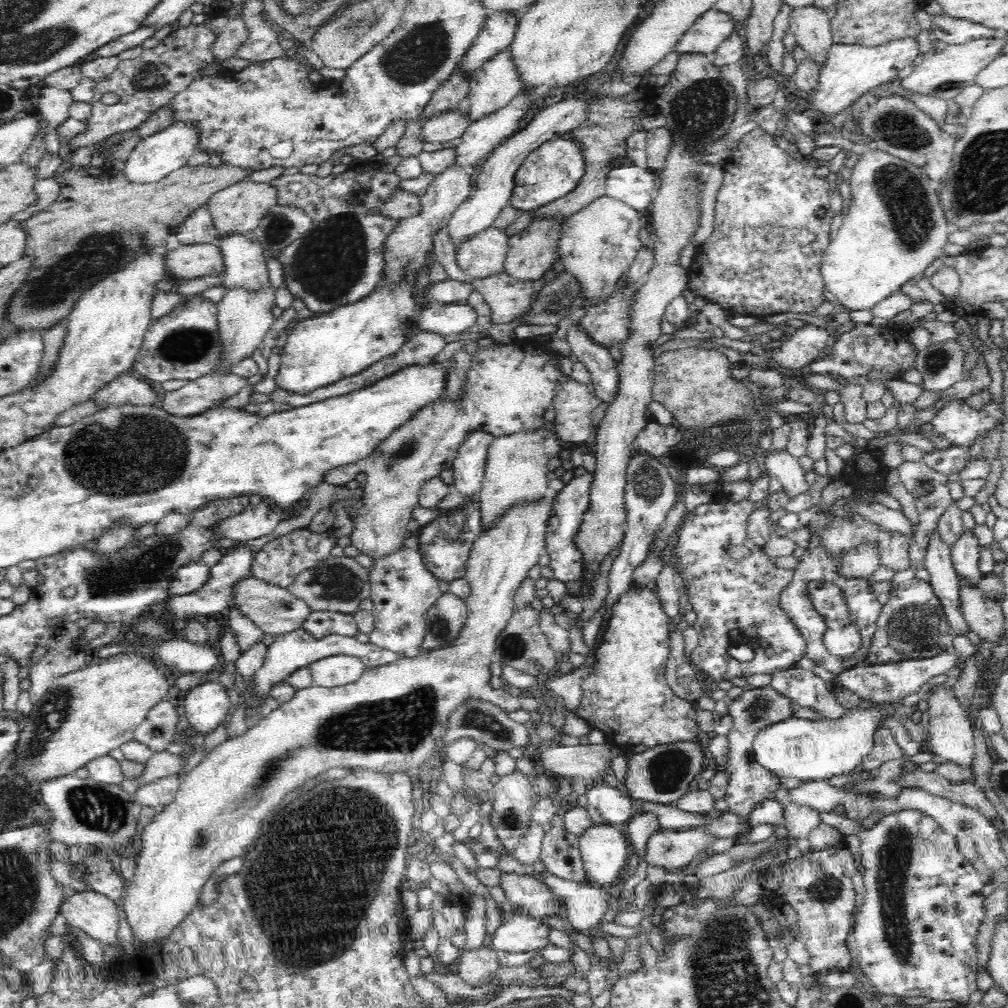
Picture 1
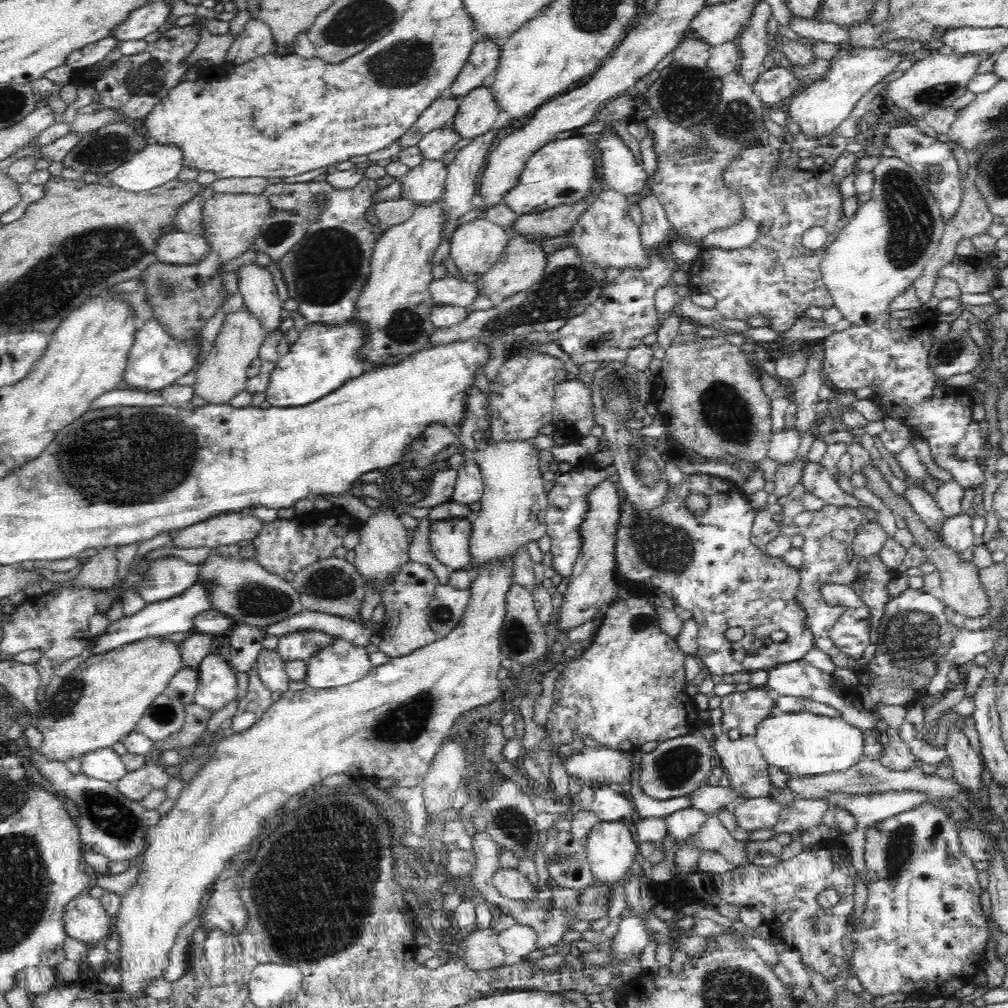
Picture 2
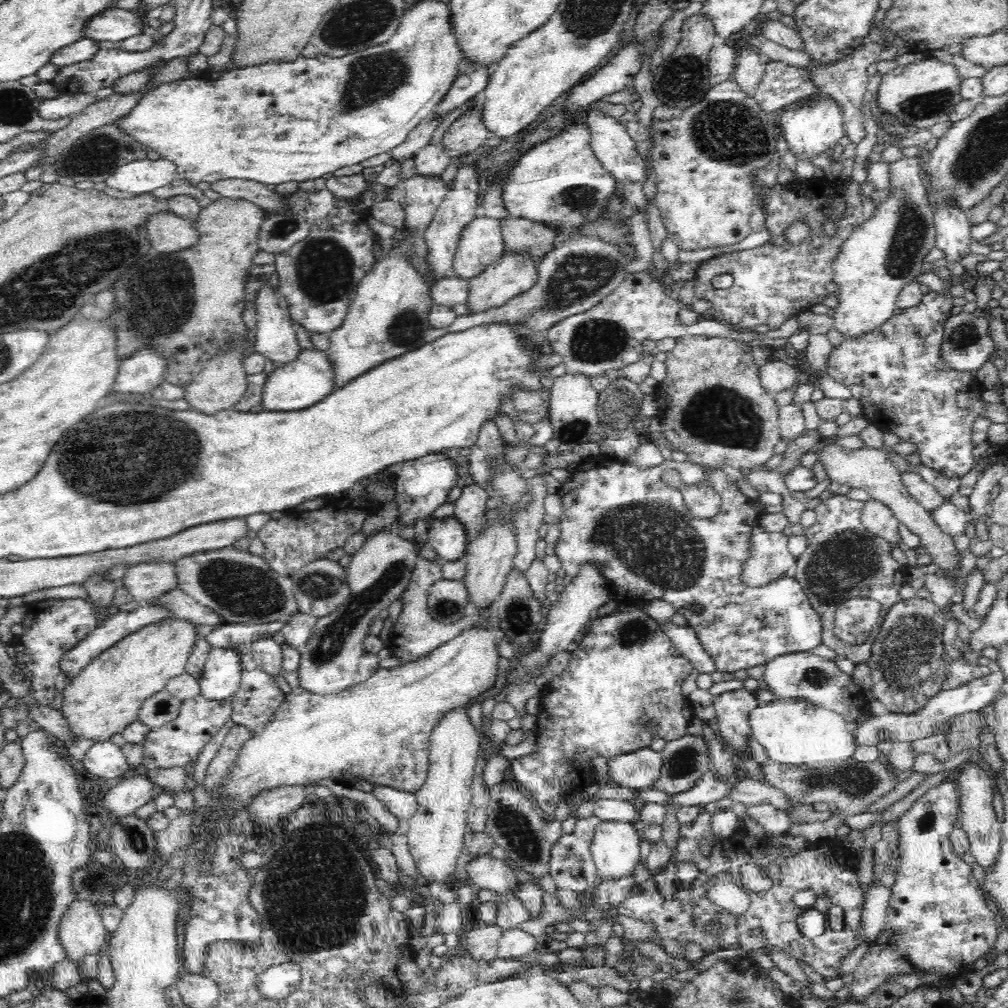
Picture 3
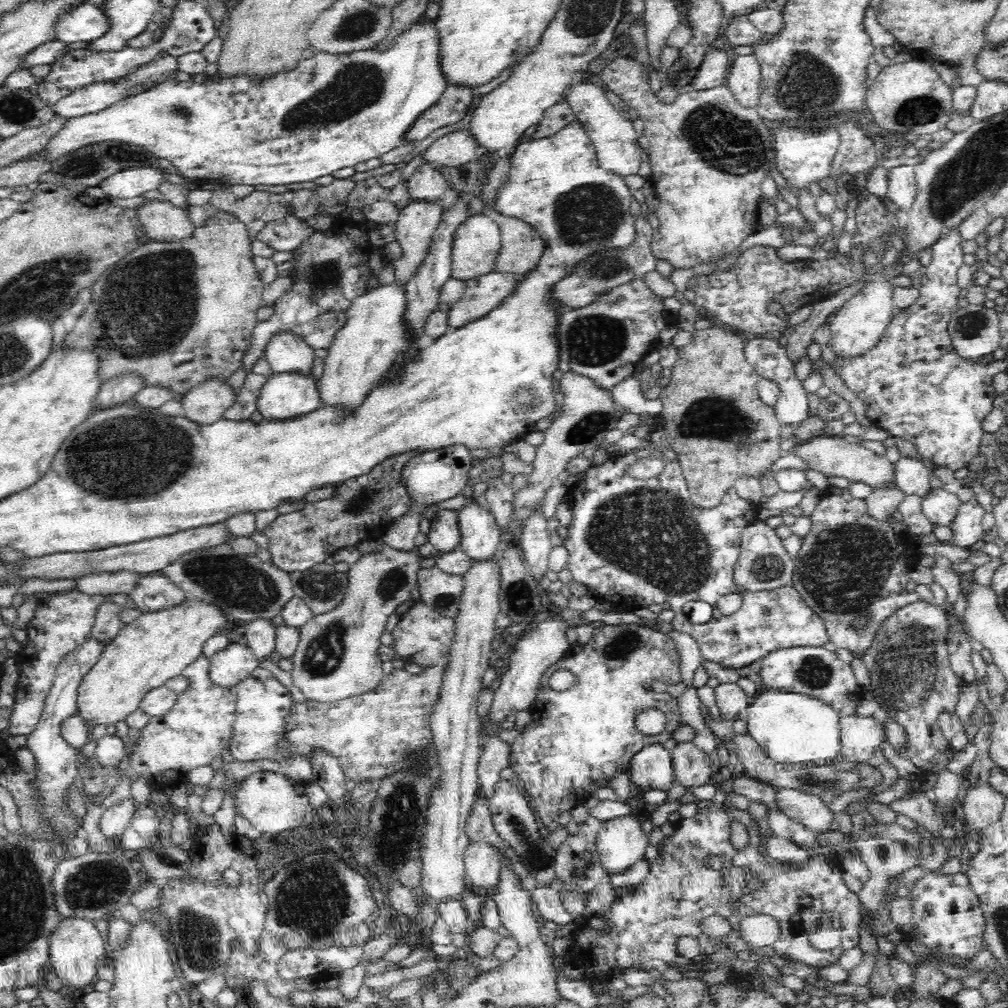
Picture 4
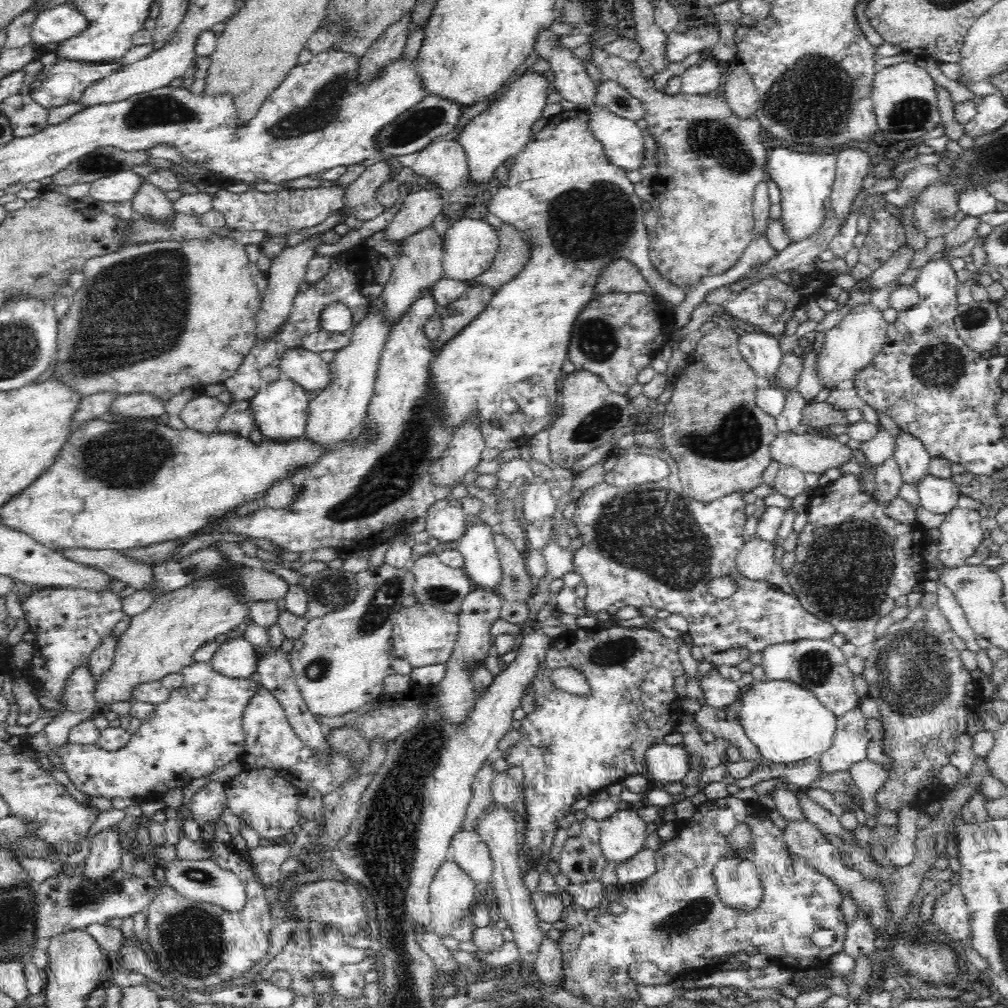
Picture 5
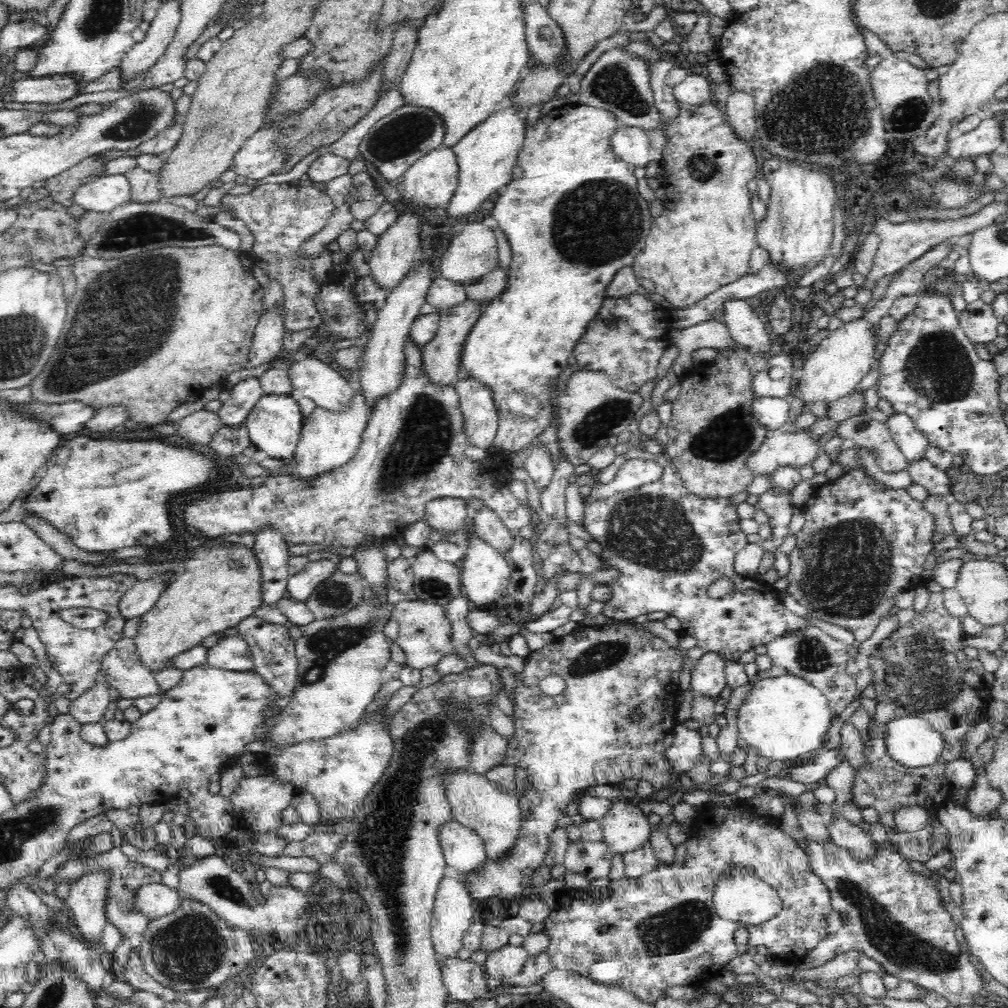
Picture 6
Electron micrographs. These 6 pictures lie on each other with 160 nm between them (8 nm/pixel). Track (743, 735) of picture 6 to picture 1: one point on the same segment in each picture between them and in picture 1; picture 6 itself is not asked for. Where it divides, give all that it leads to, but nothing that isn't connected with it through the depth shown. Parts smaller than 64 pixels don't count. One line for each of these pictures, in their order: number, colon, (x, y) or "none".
1: (811, 750)
2: (801, 744)
3: (792, 731)
4: (793, 728)
5: (787, 723)

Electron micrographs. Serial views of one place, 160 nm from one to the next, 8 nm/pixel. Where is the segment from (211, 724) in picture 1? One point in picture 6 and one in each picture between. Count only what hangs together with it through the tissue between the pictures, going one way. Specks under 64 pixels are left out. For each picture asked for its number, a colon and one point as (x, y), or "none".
2: (217, 685)
3: (220, 679)
4: (227, 668)
5: (236, 658)
6: (231, 652)

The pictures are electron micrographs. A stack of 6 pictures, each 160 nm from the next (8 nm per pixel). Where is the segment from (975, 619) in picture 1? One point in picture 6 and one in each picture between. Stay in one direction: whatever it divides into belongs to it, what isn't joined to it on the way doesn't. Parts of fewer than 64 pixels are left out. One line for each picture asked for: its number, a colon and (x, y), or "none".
2: (963, 593)
3: (872, 470)
4: (832, 456)
5: (814, 453)
6: (788, 445)

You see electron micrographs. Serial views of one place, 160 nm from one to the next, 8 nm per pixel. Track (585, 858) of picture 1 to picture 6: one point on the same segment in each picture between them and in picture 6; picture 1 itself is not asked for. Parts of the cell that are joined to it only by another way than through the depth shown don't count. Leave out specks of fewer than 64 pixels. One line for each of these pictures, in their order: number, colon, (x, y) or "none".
2: (611, 849)
3: (615, 847)
4: (620, 843)
5: (622, 835)
6: (625, 828)

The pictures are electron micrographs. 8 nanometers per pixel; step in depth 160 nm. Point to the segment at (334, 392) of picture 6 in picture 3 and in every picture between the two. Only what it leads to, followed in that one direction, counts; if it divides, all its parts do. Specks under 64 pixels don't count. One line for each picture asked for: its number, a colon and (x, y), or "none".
3: (276, 340)
4: (286, 352)
5: (303, 366)

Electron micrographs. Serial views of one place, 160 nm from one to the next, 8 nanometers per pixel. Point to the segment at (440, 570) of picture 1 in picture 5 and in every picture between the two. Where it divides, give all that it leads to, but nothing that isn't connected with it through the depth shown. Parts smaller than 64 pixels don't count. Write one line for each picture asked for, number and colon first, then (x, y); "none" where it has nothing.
2: (450, 540)
3: (447, 536)
4: (445, 536)
5: (446, 523)

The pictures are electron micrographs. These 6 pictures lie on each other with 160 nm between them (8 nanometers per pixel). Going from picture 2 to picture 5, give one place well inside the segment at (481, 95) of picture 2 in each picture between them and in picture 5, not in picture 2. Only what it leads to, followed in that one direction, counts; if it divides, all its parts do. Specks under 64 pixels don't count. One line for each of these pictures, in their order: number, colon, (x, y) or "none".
3: (467, 133)
4: (457, 148)
5: (445, 162)

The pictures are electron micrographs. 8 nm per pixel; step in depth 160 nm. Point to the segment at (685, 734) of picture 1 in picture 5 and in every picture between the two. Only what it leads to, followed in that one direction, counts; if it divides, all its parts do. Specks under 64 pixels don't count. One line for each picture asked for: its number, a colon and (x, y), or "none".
2: (627, 689)
3: (622, 688)
4: (578, 738)
5: (570, 746)

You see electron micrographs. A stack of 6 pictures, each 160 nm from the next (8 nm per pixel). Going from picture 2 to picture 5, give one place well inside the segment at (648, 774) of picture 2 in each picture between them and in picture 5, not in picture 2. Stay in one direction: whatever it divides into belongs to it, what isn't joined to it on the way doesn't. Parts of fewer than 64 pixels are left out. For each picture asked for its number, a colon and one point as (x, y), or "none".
3: (684, 761)
4: (690, 767)
5: (701, 756)

